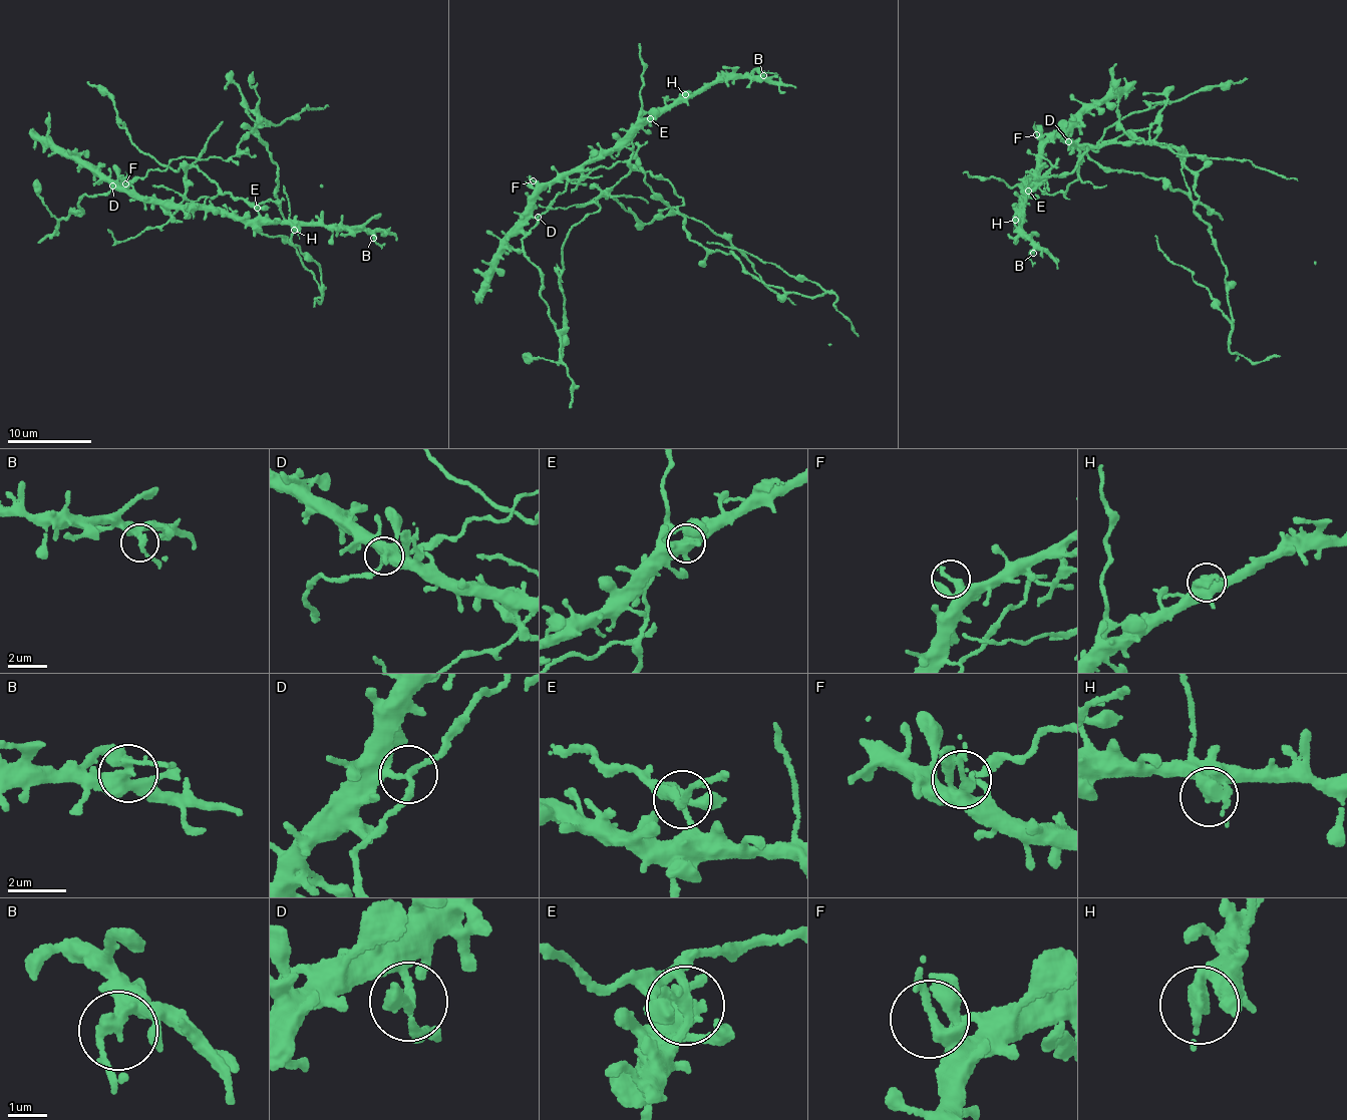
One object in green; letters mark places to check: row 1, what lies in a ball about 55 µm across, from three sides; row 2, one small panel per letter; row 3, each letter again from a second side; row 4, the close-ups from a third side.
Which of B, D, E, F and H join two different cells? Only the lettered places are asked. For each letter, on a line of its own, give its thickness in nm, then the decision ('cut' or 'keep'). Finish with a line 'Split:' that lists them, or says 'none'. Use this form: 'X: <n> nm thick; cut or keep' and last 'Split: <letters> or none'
B: 280 nm thick; keep
D: 160 nm thick; cut
E: 260 nm thick; cut
F: 280 nm thick; keep
H: 320 nm thick; keep
Split: D, E

